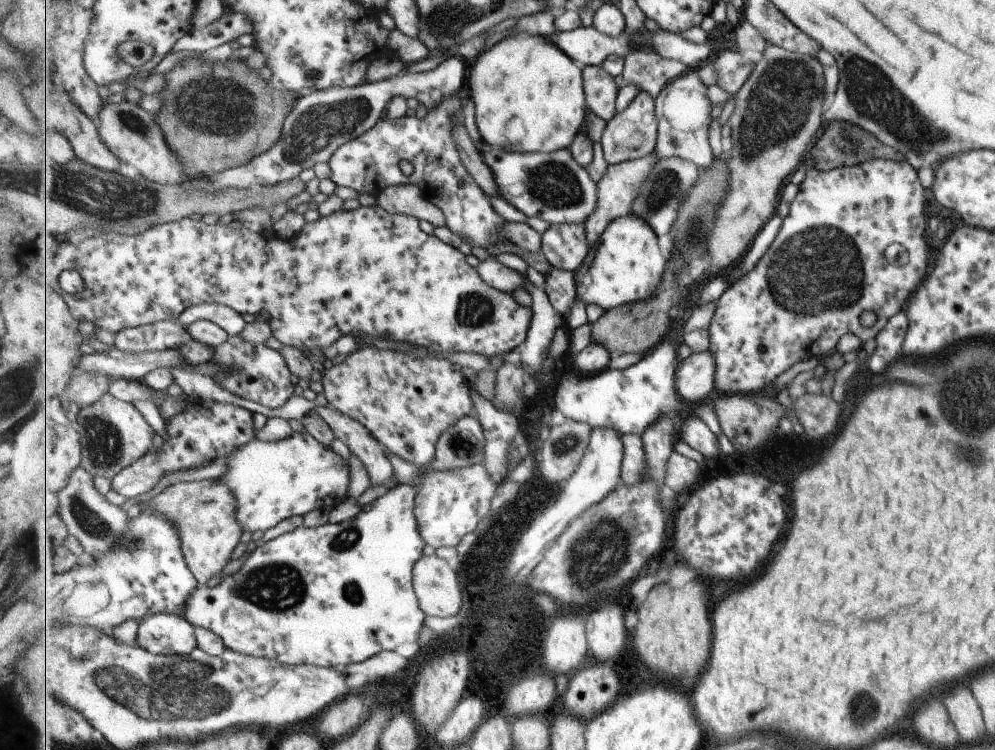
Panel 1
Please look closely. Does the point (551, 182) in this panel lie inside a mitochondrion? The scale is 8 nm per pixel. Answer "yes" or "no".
yes

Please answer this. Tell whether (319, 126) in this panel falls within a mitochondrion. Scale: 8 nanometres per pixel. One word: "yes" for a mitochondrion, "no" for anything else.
yes

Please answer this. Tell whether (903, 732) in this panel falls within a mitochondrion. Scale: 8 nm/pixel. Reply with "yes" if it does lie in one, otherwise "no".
no

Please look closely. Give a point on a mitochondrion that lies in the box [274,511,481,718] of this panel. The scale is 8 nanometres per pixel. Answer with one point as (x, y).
(346, 538)

